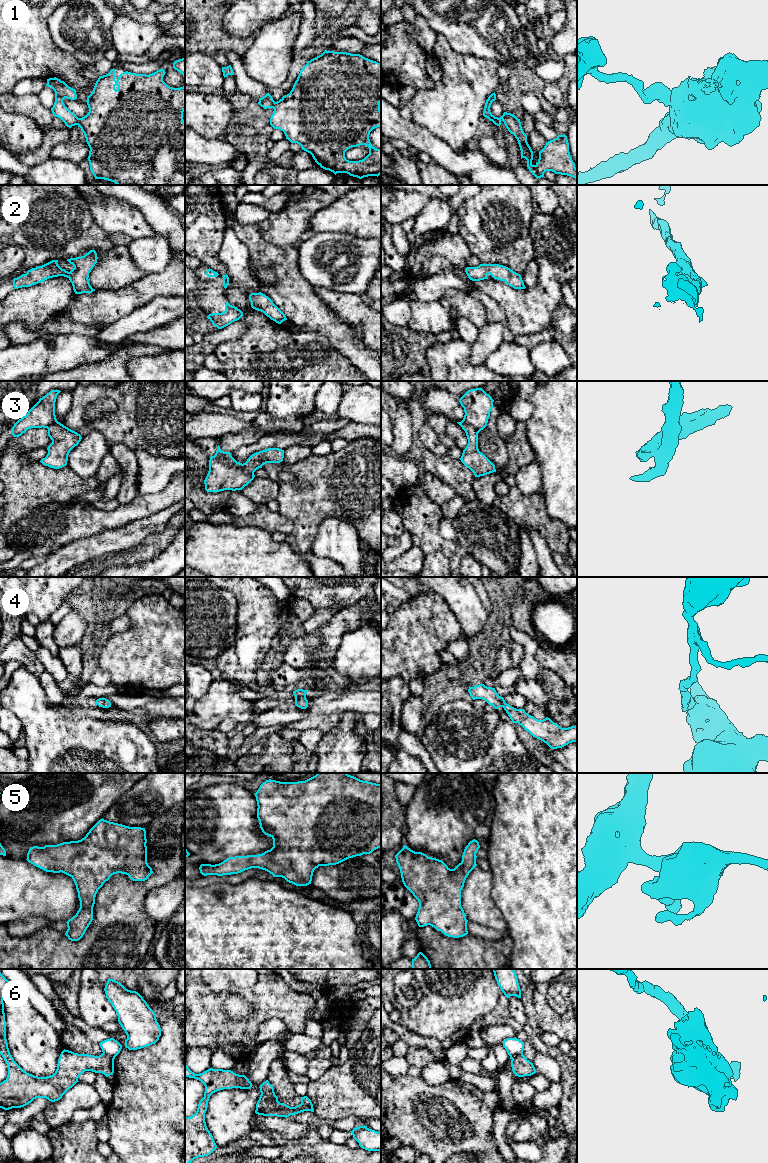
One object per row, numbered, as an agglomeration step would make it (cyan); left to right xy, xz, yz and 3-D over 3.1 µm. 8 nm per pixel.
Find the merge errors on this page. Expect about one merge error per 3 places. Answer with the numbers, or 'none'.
1, 3, 6

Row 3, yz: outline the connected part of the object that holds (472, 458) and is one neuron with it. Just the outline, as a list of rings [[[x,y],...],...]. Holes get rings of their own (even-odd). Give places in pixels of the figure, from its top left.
[[[462,422],[457,423],[465,431],[468,439],[468,444],[460,458],[461,462],[474,473],[475,477],[496,472],[495,465],[478,449],[479,432]]]

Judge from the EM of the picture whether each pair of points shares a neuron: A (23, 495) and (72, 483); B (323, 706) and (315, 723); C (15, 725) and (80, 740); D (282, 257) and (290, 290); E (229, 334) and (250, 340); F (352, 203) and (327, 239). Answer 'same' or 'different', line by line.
A: same
B: different
C: different
D: same
E: different
F: different

